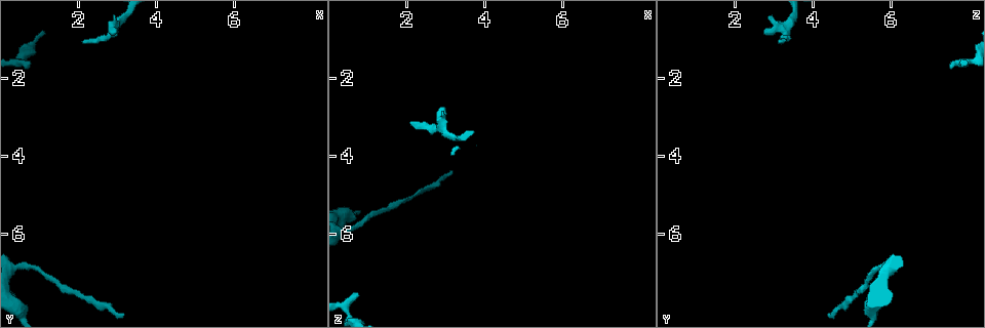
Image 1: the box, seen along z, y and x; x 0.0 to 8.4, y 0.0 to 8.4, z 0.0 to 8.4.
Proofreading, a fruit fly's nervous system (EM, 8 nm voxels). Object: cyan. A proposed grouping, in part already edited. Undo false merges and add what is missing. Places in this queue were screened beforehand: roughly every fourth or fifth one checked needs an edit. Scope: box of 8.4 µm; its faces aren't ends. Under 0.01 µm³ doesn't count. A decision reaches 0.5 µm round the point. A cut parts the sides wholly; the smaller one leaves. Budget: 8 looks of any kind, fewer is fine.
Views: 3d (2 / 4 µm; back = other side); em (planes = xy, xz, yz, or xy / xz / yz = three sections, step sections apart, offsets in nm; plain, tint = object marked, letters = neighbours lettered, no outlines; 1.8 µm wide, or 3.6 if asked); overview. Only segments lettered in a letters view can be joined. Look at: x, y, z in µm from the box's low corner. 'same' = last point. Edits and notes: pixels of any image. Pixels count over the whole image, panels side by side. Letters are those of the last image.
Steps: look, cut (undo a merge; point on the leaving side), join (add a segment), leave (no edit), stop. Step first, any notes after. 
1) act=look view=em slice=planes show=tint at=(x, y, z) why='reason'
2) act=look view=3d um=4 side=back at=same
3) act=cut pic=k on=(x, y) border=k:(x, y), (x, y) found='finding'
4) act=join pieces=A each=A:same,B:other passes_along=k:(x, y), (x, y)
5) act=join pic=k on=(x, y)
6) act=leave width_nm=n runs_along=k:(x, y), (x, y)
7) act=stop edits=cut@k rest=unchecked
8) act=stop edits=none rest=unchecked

act=look view=em slice=planes show=plain at=(0.70, 6.80, 5.80)

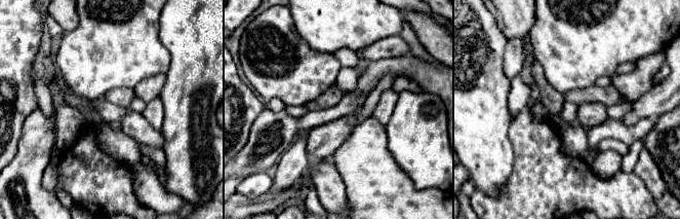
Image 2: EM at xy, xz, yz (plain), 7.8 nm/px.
act=look view=em slice=planes show=letters at=same

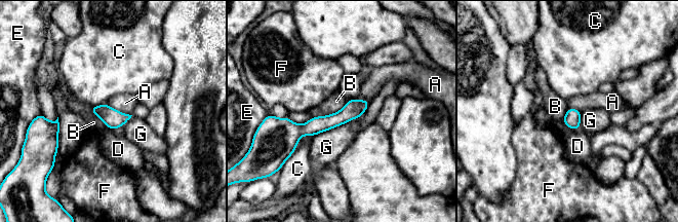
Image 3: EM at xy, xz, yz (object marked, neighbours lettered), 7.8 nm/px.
act=leave longest_contact=G:420nm each=A:other,B:other,C:other,D:other,E:other,F:other,G:other runs_along=3:(366, 103), (309, 128), (280, 120) found='continuous, no second neuron'

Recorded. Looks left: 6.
act=look view=em slice=xy step=8 show=tint at=(2.10, 1.05, 3.10) why='tapers out'

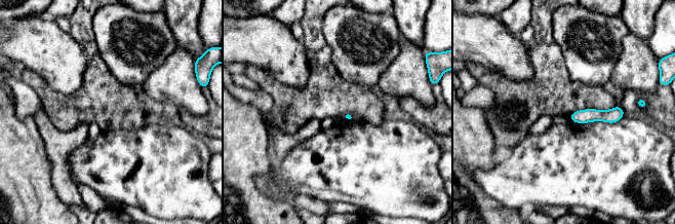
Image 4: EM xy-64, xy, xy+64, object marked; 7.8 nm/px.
act=look view=em slice=xy step=8 show=letters at=same why='what lies round it'

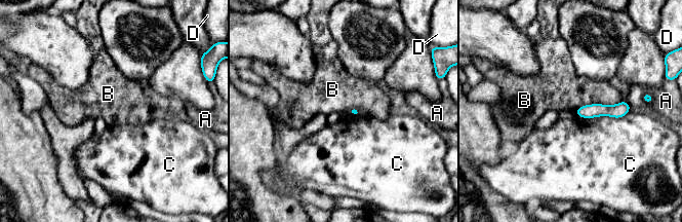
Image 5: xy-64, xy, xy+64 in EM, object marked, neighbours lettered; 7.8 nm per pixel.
act=leave each=A:other,B:other,C:other,D:other runs_along=5:(628, 107), (619, 110), (577, 112) found='none of them fits'

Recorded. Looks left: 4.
act=look view=3d um=2 at=(0.75, 1.65, 7.60) why='free end'

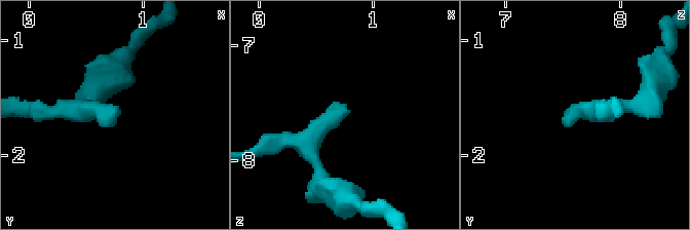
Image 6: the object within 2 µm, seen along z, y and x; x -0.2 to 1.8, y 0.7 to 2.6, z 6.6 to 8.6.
act=look view=em slice=planes show=tint at=(0.80, 1.64, 7.56) why='need the tissue'

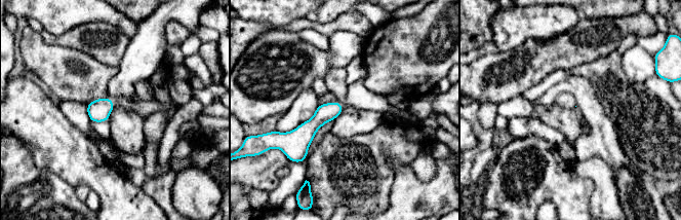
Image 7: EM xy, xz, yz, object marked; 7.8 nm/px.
act=look view=em slice=planes show=letters at=same why='what lies round it'

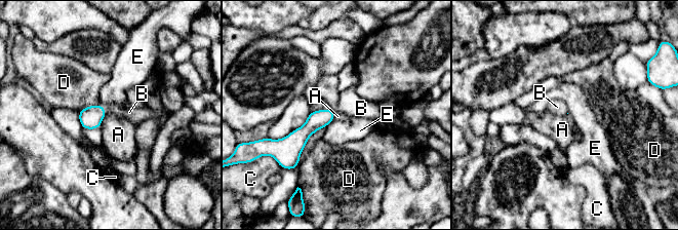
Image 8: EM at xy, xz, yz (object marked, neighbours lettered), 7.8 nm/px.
act=join pieces=B each=A:other,B:same,C:other,D:other,E:other passes_along=8:(90, 117), (104, 108), (134, 115) found='the neuron continues'

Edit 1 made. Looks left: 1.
act=stop edits=join@8 rest=unchecked

